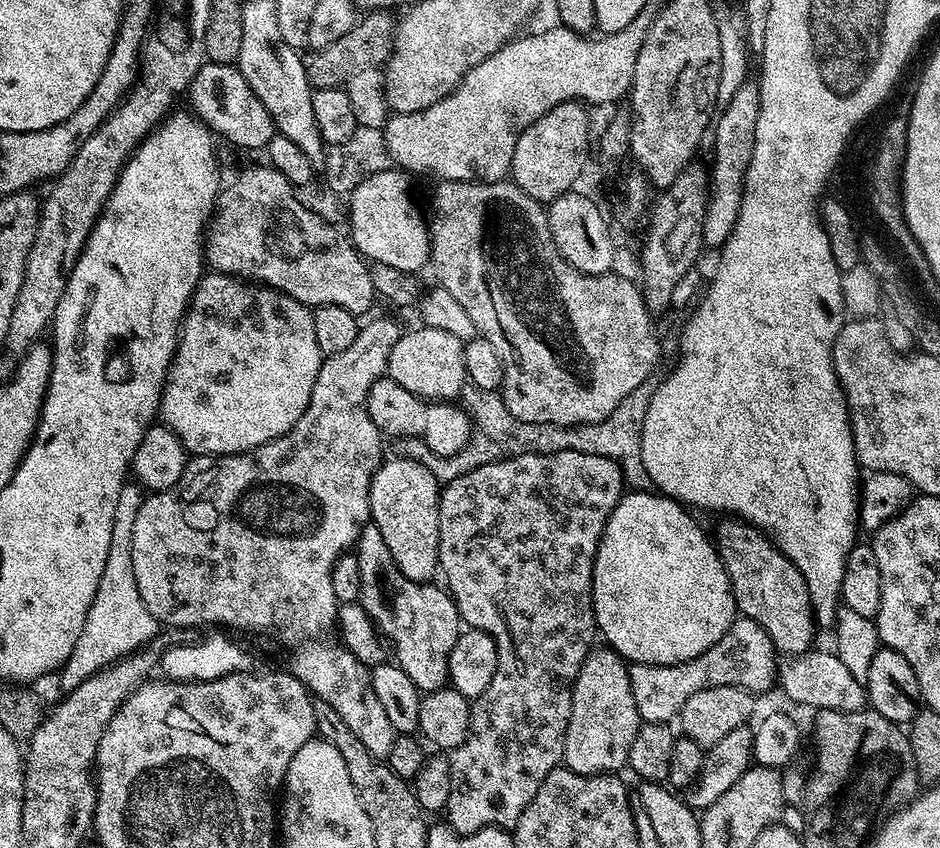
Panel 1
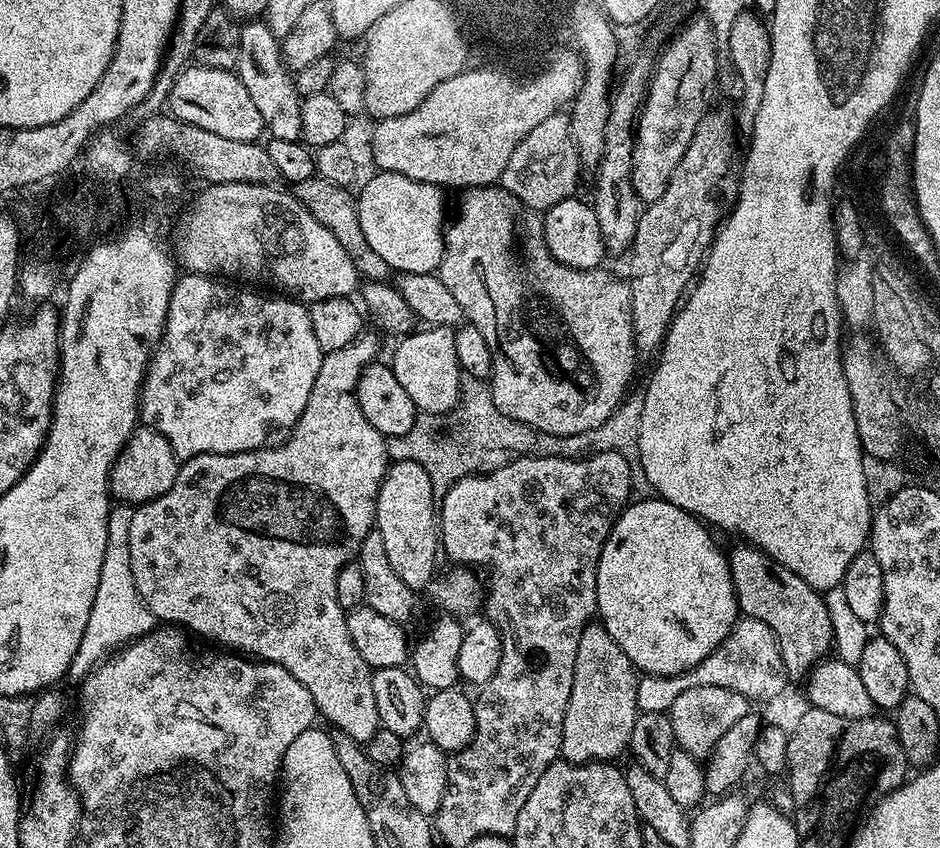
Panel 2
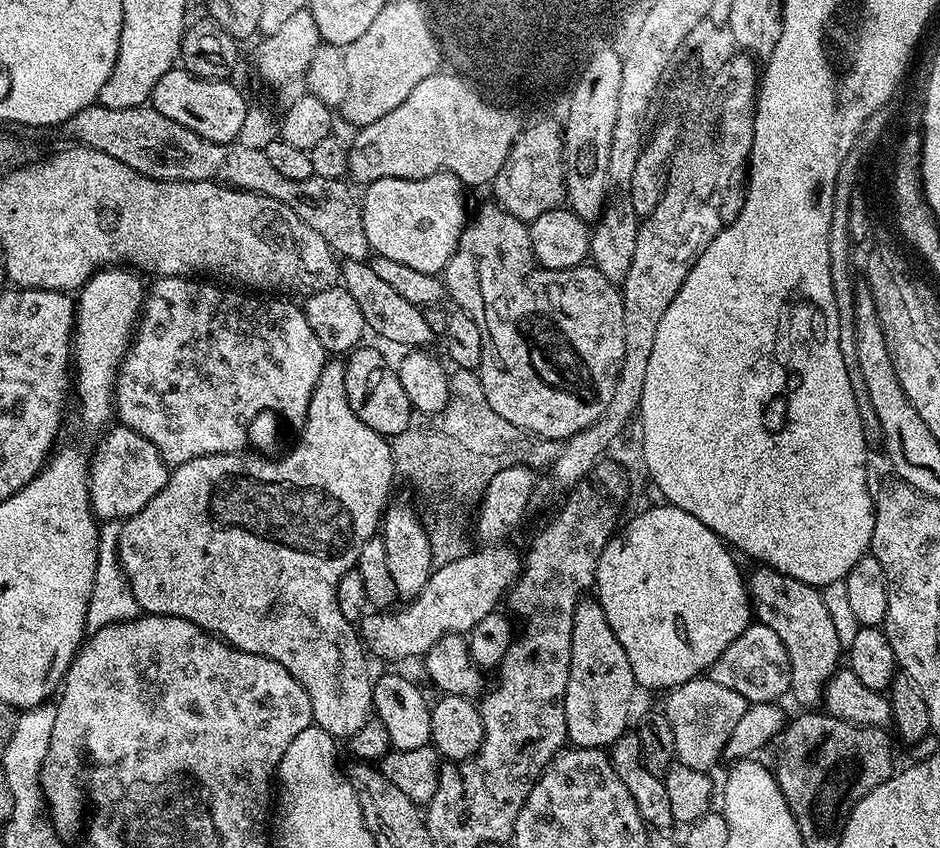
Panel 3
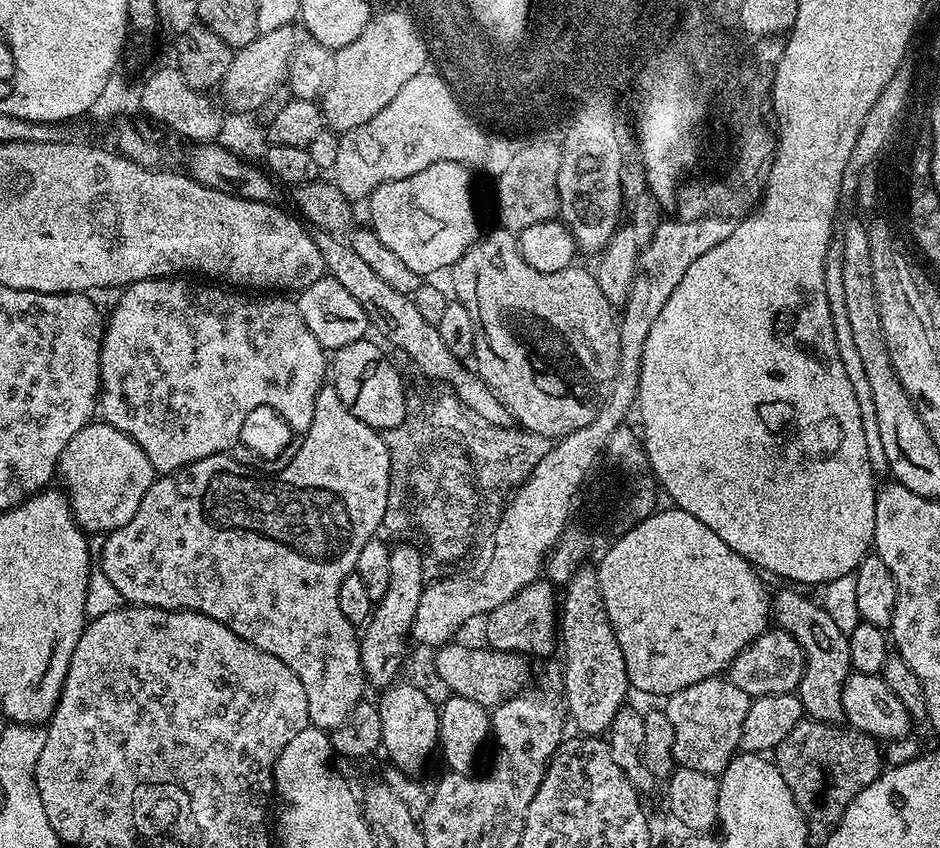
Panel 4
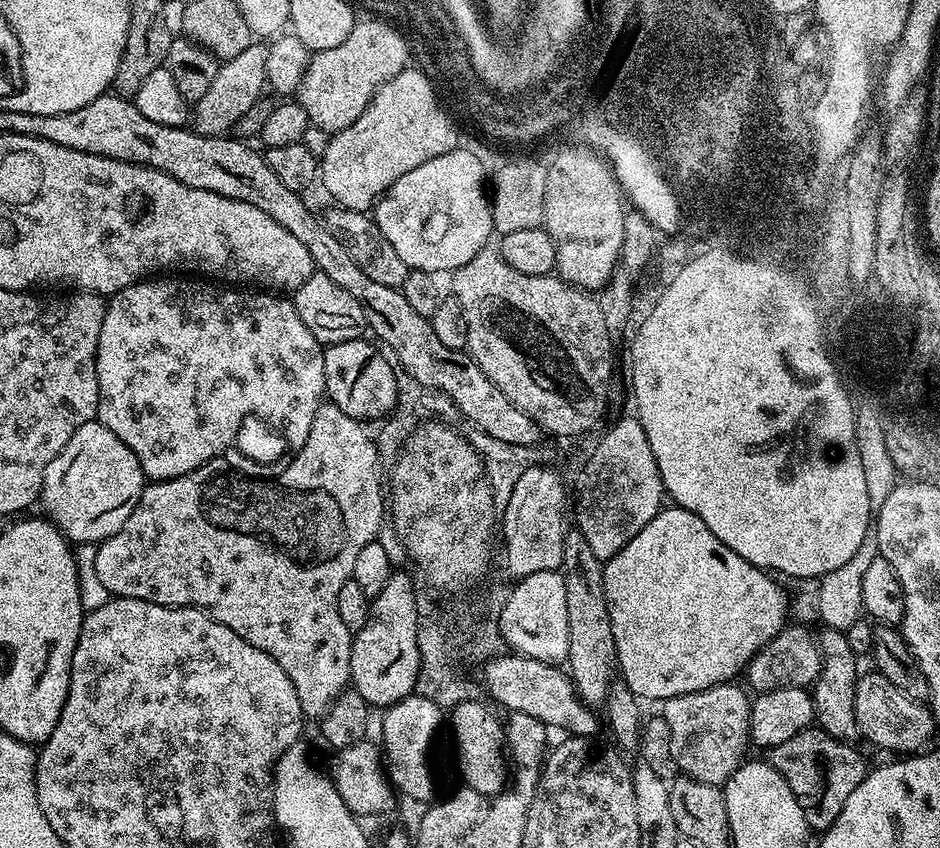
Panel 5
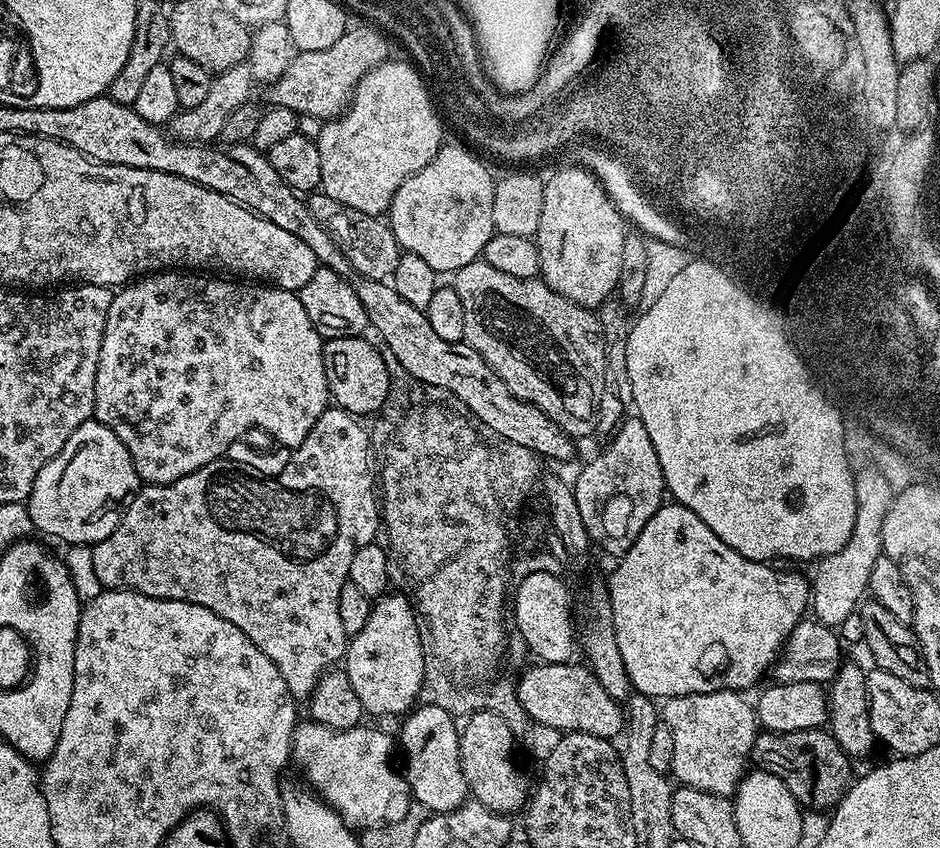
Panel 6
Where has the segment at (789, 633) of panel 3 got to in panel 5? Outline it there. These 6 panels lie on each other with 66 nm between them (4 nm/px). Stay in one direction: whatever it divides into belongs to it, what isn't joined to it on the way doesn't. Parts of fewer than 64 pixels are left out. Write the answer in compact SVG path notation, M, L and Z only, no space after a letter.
M821 627L819 631L818 643L823 660L820 665L820 676L810 688L814 710L816 711L815 723L834 738L852 742L858 736L854 708L854 694L858 679L858 671L856 672L858 656L850 648L845 633L840 632L837 628L825 627Z

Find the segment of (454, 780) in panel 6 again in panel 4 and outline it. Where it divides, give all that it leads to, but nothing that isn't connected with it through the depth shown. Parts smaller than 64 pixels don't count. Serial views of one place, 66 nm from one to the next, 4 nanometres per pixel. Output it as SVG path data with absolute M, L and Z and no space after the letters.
M397 682L383 689L381 700L378 700L380 717L382 718L382 745L383 751L388 751L388 756L393 765L400 768L401 771L409 774L416 774L416 771L424 764L424 759L431 754L432 751L437 751L440 743L440 714L437 705L432 703L430 698L422 694L420 689L416 689L410 682Z

